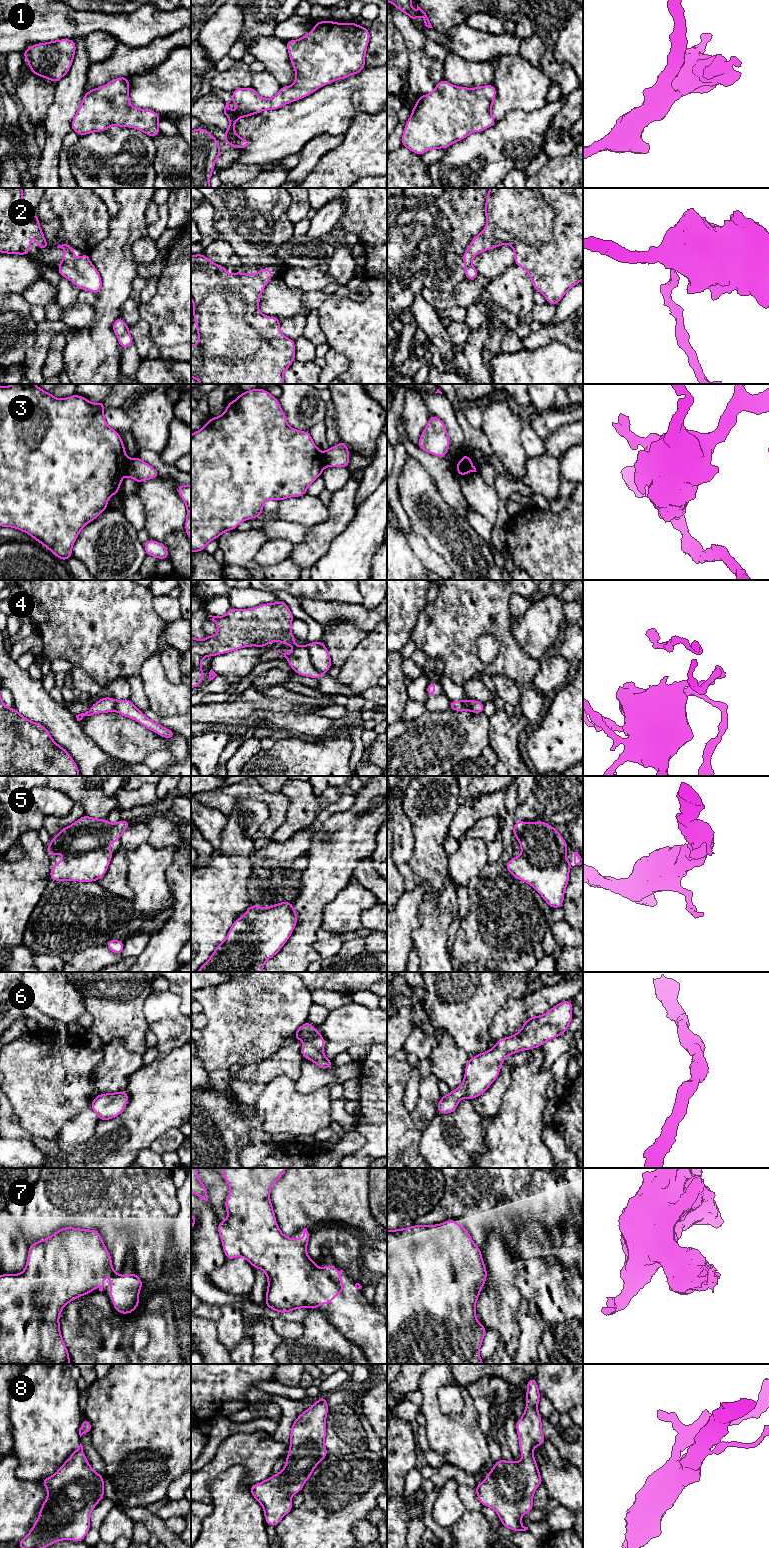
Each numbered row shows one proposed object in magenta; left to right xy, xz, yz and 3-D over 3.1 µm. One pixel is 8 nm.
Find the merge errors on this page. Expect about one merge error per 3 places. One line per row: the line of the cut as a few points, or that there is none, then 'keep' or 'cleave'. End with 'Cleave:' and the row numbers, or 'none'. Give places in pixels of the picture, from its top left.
1: cut none; keep
2: cut none; keep
3: cut xy (128, 459), (124, 474); cleave
4: cut xz (306, 646), (310, 662), (322, 673); cleave
5: cut none; keep
6: cut none; keep
7: cut none; keep
8: cut none; keep
Cleave: 3, 4

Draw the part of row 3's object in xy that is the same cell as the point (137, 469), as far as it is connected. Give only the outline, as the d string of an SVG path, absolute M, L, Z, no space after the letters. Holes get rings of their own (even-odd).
M139 457L127 460L125 475L140 483L146 480L160 477L157 470Z

